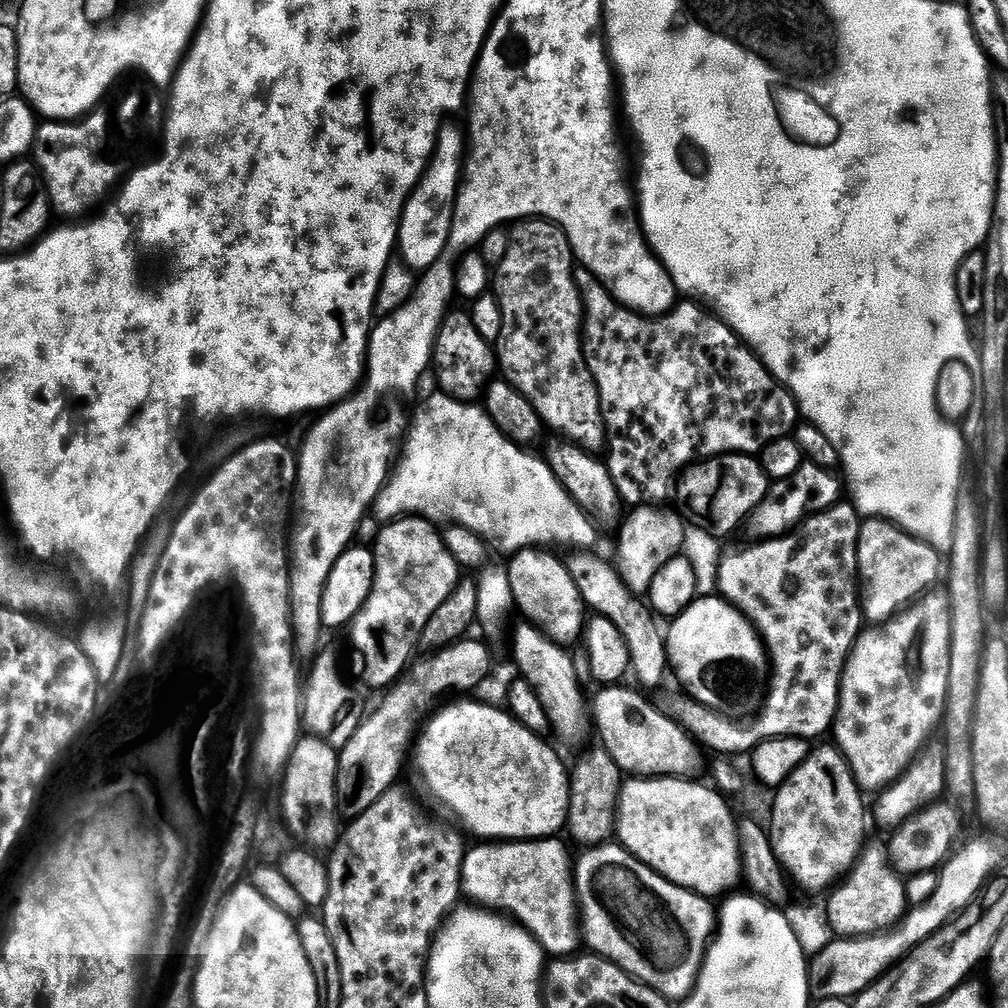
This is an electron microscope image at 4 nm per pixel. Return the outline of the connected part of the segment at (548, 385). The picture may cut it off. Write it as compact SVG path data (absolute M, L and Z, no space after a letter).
M525 218L510 232L510 243L505 258L498 265L500 271L500 313L502 334L495 341L494 356L504 367L503 379L510 383L533 407L540 420L552 427L553 433L574 440L581 446L601 443L602 421L600 402L592 371L584 361L582 338L582 296L576 286L574 257L566 234L548 220Z

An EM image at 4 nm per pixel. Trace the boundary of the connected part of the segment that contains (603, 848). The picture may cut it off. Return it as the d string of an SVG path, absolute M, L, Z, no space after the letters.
M604 842L599 846L592 846L587 849L585 856L581 858L580 865L574 868L574 896L578 901L578 908L584 911L584 920L582 916L582 940L585 945L596 951L597 957L603 958L616 967L621 968L623 972L633 976L635 980L639 980L641 984L645 984L648 988L653 988L658 995L663 996L669 1002L683 1001L684 997L692 991L692 987L696 985L696 978L700 974L700 966L704 963L704 954L706 945L709 943L710 937L714 932L714 908L711 908L709 901L703 896L697 896L695 892L691 892L689 888L678 886L674 882L670 882L666 878L662 878L650 866L646 866L636 856L630 855L619 843Z

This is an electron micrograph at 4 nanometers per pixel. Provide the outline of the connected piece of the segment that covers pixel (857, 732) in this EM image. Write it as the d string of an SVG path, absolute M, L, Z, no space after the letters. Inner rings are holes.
M932 595L917 599L885 624L865 627L848 655L840 683L834 744L848 761L848 769L856 777L861 789L884 790L903 776L917 755L919 744L927 738L936 720L936 704L940 706L945 703L948 678L944 674L948 673L951 666L952 614L946 607L943 595ZM928 672L940 672L940 677L935 680Z

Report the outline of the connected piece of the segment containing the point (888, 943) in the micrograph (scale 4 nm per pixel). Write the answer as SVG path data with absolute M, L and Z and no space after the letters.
M899 931L892 934L870 934L857 938L842 938L838 941L838 949L831 942L825 943L809 963L809 985L820 988L821 995L826 997L842 997L851 999L858 996L876 979L884 974L902 956L901 935Z

